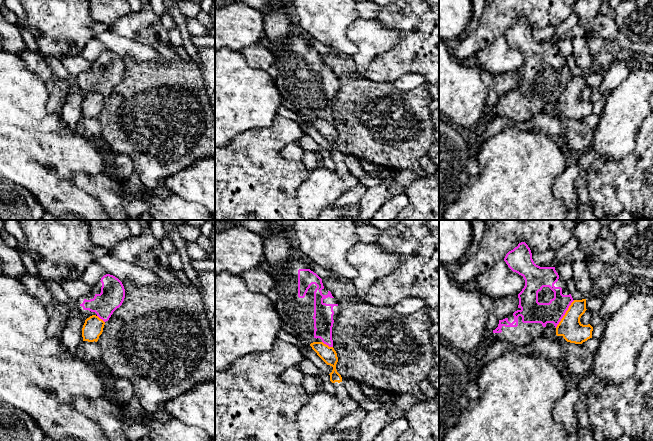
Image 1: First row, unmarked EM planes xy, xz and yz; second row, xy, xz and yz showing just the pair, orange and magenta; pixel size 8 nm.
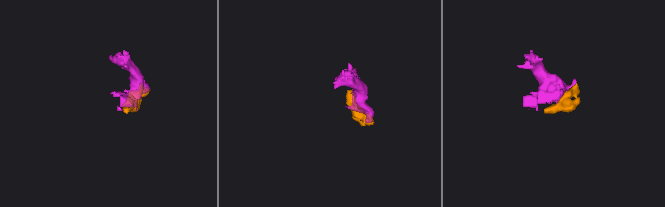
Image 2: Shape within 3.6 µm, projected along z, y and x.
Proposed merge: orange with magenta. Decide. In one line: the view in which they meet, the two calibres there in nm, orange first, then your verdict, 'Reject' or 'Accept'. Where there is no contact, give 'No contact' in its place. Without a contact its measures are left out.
Touches orange in yz. Thickness 190 nm (orange) against 180 nm. Accept

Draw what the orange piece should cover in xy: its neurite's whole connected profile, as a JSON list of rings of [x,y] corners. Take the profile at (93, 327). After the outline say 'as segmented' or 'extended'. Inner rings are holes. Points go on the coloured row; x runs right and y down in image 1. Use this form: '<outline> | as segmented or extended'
[[[106,274],[100,281],[102,283],[101,293],[95,294],[93,299],[84,299],[83,303],[80,304],[84,310],[96,313],[85,320],[82,328],[83,341],[98,341],[105,322],[122,305],[125,298],[124,286],[118,278]]] | extended

